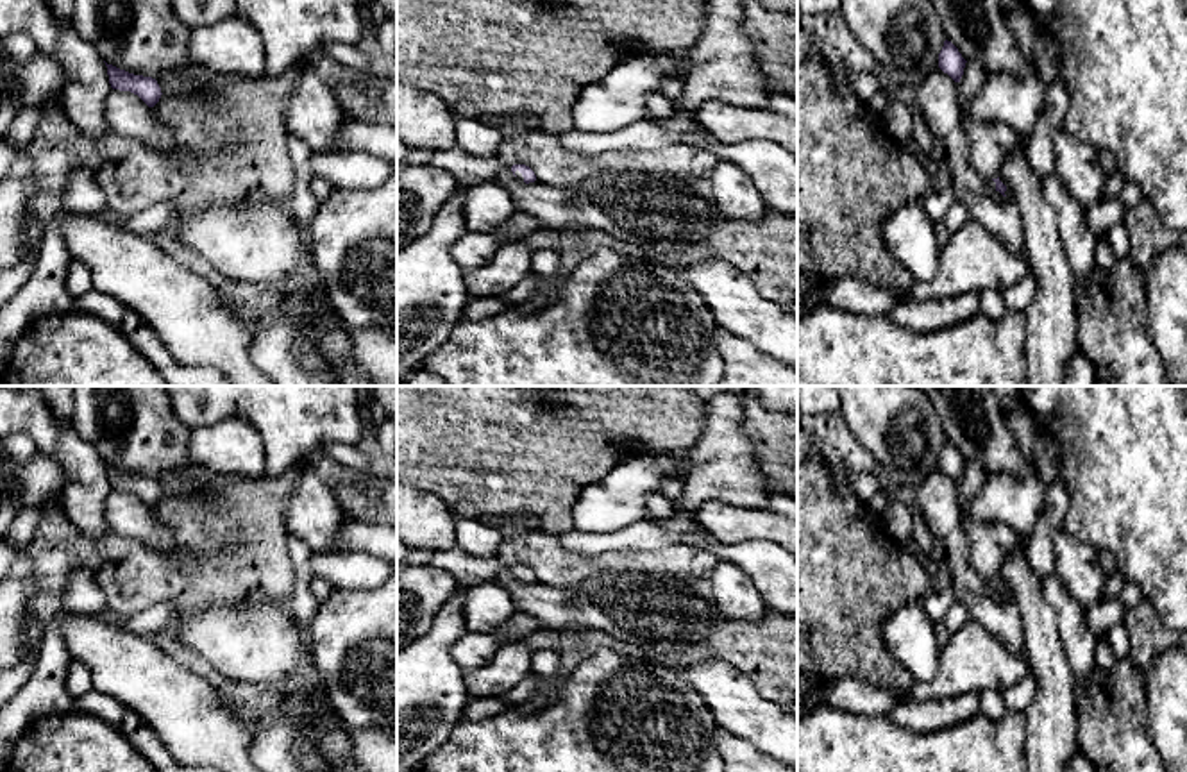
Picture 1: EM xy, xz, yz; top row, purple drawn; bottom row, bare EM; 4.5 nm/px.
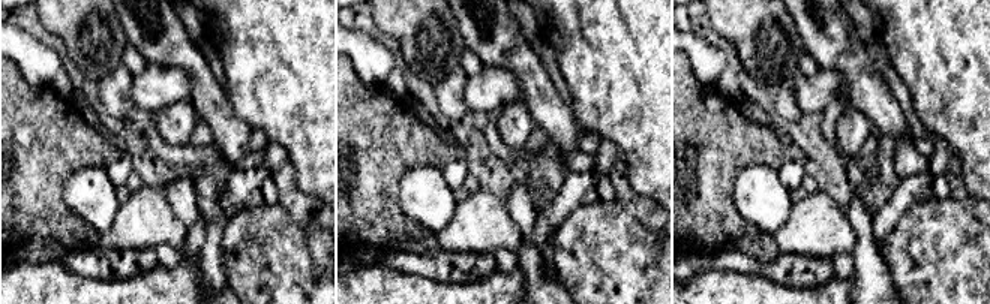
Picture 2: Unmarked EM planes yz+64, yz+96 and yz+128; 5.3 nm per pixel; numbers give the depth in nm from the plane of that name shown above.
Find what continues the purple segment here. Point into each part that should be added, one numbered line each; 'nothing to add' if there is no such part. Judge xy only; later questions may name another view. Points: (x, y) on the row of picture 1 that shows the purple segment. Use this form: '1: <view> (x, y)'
nothing to add

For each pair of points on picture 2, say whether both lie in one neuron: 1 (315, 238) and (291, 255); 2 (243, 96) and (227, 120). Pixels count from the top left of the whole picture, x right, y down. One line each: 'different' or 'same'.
1: different
2: different

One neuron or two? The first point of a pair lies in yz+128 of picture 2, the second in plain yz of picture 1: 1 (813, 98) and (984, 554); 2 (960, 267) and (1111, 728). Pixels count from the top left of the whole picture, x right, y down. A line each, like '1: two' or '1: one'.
1: two
2: one

